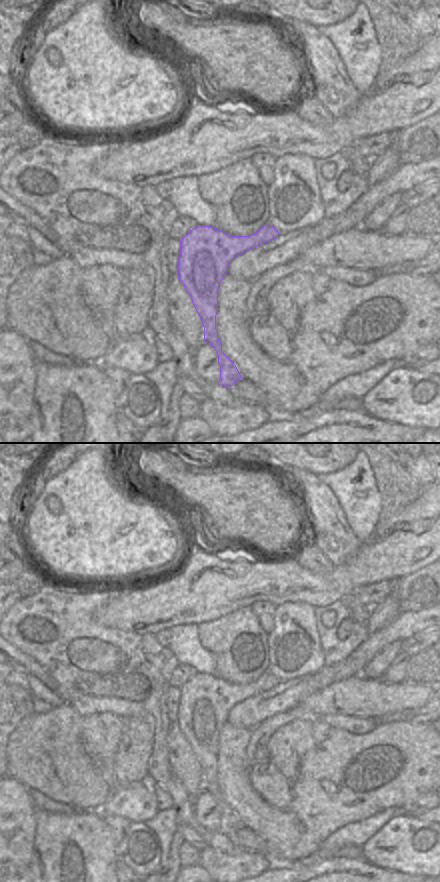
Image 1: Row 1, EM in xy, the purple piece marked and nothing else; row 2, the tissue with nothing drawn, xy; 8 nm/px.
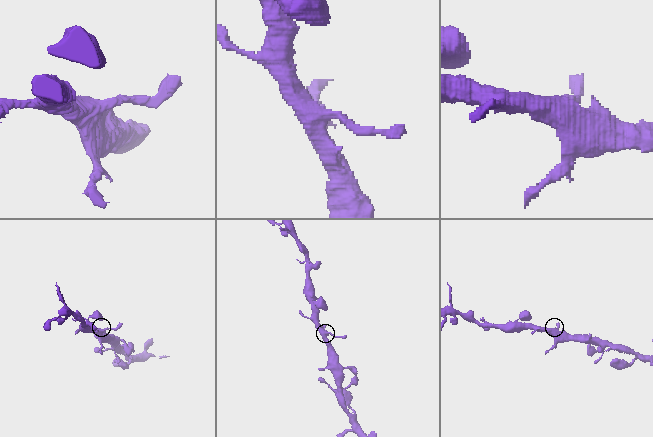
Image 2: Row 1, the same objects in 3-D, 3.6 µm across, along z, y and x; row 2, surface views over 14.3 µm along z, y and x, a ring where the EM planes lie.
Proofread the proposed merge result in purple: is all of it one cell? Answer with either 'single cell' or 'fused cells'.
single cell

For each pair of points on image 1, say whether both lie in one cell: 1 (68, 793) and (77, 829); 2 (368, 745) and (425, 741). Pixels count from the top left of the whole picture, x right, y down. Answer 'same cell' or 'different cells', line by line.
1: different cells
2: same cell

